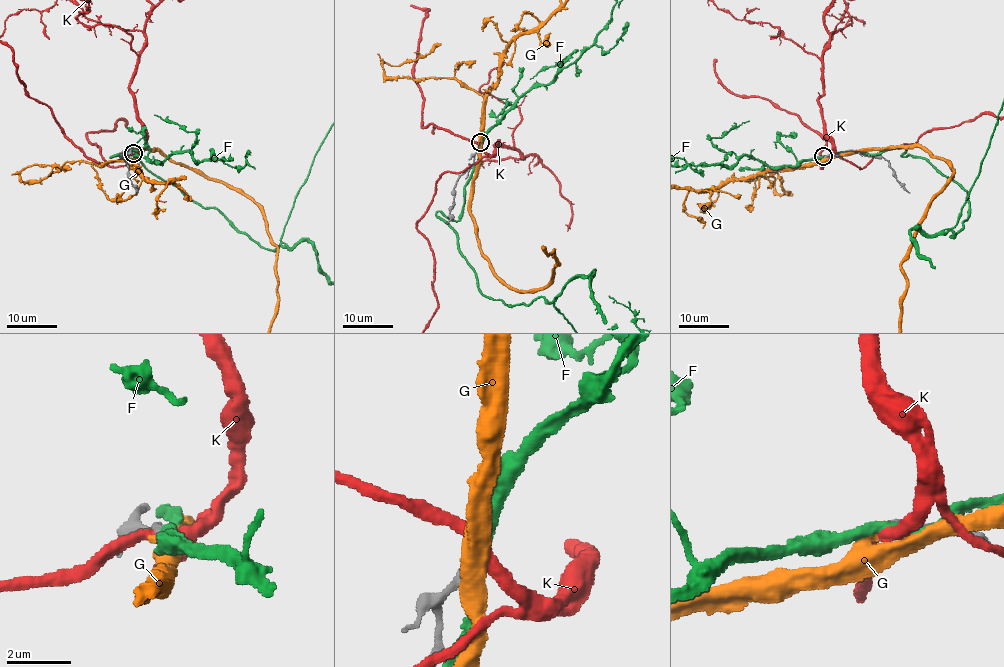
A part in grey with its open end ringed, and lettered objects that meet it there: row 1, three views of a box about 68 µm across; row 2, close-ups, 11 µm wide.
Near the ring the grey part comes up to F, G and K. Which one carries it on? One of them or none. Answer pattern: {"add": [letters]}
{"add": []}

